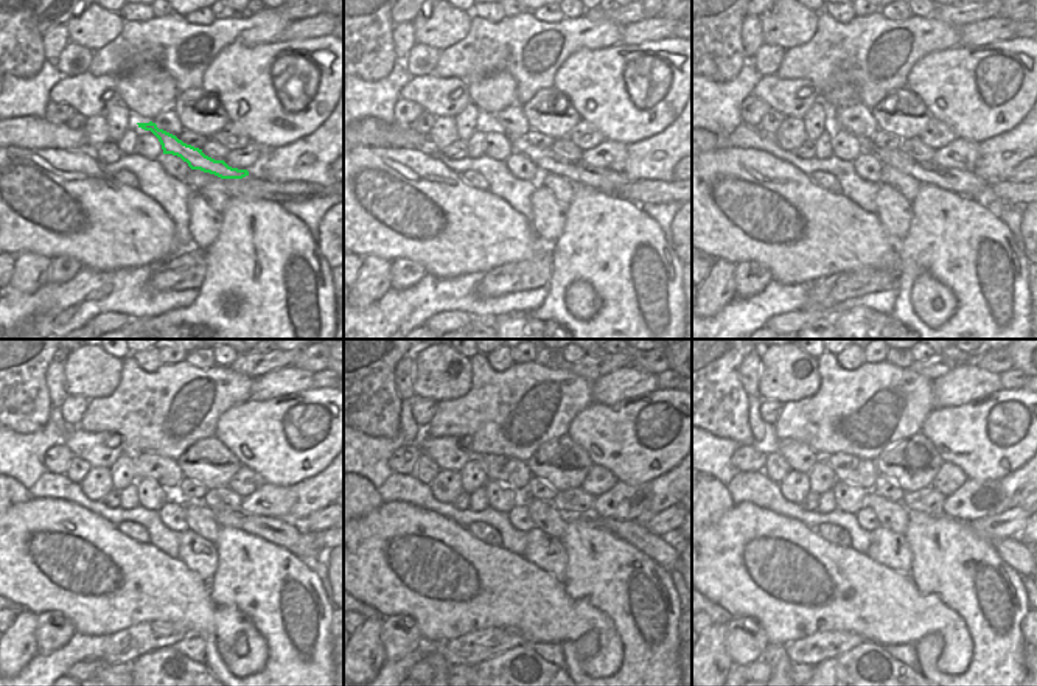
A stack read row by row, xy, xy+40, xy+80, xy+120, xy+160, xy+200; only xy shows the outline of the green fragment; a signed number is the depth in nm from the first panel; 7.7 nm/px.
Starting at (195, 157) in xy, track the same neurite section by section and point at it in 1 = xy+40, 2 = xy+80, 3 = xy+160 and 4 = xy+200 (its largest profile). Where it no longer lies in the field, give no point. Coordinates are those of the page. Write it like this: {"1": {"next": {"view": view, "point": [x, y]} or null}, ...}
{"1": {"next": {"view": "xy+40", "point": [602, 179]}}, "2": {"next": {"view": "xy+80", "point": [961, 182]}}, "3": {"next": {"view": "xy+160", "point": [659, 549]}}, "4": {"next": {"view": "xy+200", "point": [1008, 549]}}}

